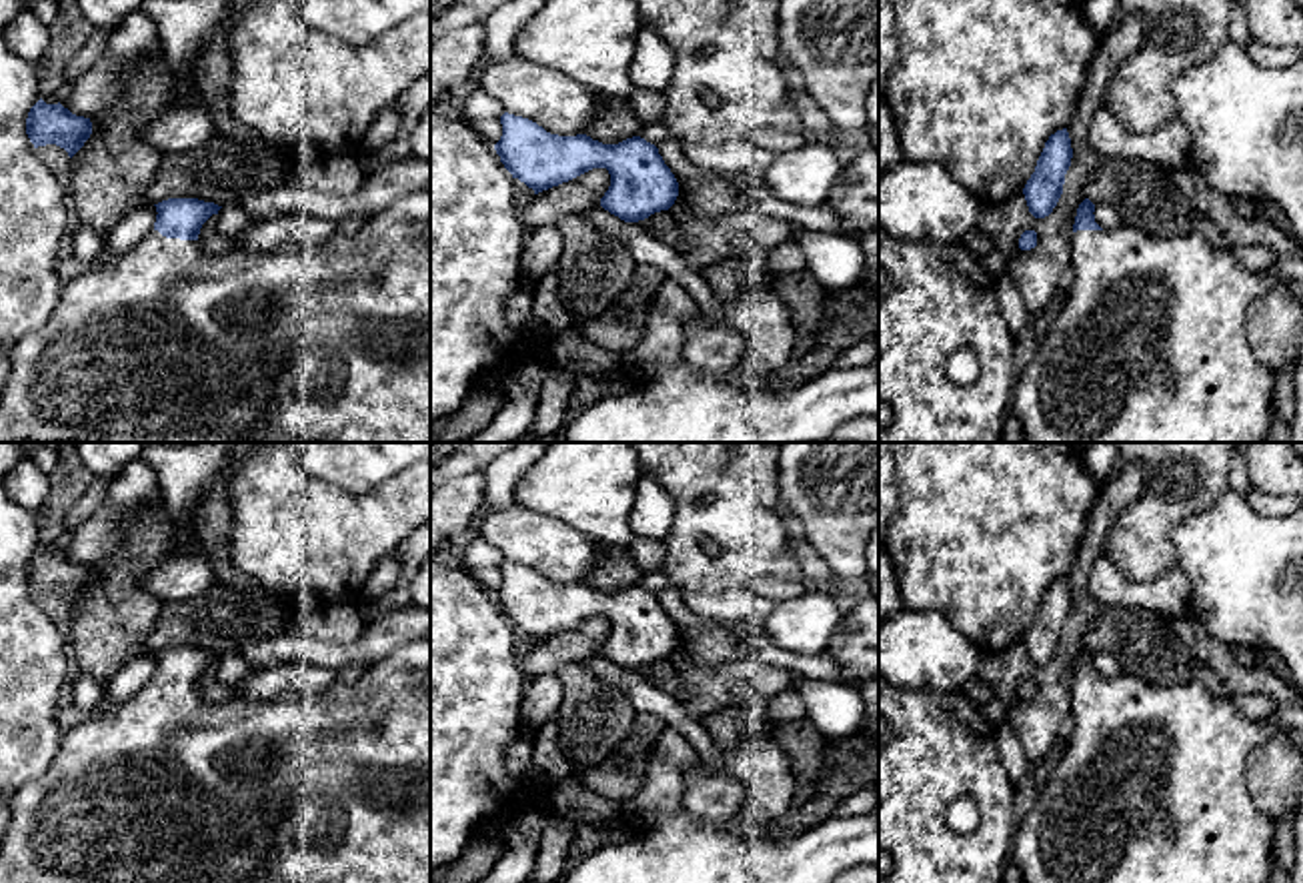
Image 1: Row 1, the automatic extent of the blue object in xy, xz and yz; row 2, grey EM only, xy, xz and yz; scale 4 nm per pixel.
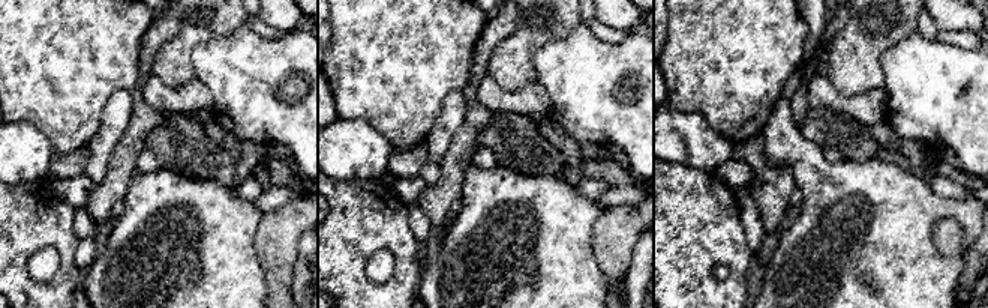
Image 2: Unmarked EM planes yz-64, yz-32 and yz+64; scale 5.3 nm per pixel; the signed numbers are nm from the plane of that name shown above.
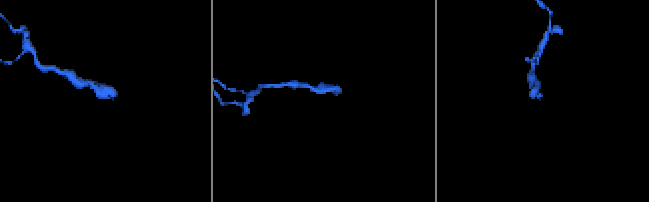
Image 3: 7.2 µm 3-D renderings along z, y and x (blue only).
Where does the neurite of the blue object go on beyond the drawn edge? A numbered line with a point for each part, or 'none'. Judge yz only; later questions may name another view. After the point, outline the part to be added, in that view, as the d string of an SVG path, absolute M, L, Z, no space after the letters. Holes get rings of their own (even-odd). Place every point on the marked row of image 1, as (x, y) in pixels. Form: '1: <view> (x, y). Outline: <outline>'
1: yz (1149, 345). Outline: M1121 224L1113 230L1077 230L1071 248L1073 284L1039 338L1033 360L1015 380L1011 410L1025 443L1263 443L1277 372L1249 344L1247 308L1275 288L1303 300L1303 280L1251 272L1229 246L1215 248L1201 232L1155 236Z

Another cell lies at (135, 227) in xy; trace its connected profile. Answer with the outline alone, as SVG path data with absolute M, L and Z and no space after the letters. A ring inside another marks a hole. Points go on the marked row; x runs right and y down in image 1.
M148 204L122 218L120 224L104 238L104 258L100 264L108 264L114 258L124 256L150 230L154 230L156 214L156 206Z

